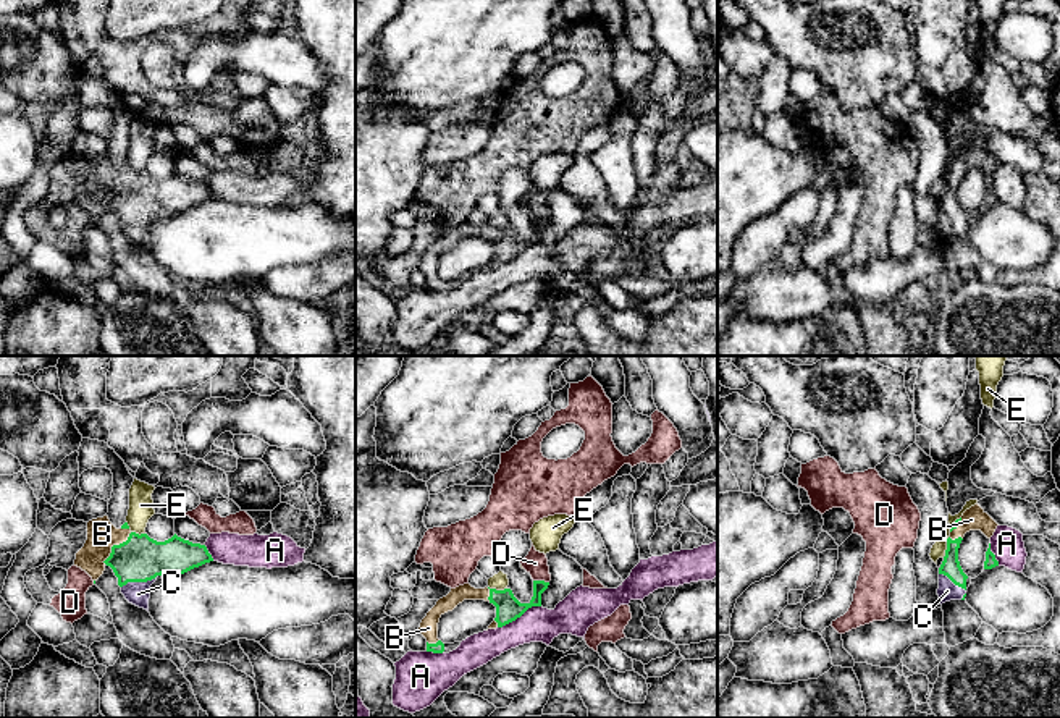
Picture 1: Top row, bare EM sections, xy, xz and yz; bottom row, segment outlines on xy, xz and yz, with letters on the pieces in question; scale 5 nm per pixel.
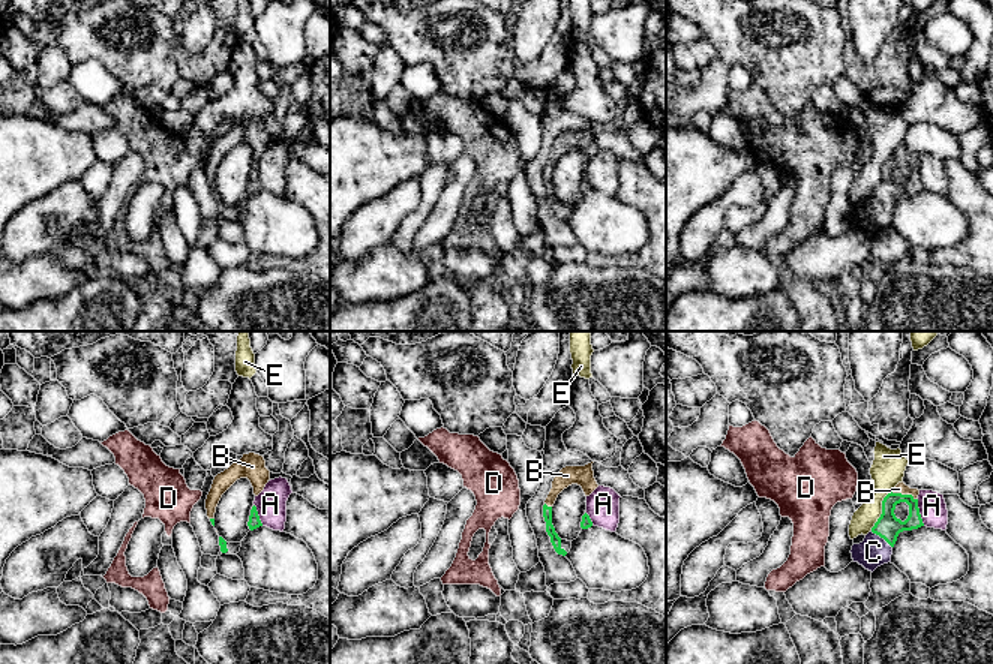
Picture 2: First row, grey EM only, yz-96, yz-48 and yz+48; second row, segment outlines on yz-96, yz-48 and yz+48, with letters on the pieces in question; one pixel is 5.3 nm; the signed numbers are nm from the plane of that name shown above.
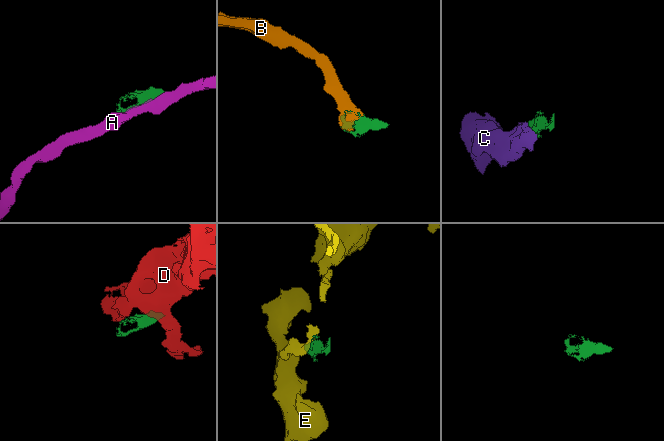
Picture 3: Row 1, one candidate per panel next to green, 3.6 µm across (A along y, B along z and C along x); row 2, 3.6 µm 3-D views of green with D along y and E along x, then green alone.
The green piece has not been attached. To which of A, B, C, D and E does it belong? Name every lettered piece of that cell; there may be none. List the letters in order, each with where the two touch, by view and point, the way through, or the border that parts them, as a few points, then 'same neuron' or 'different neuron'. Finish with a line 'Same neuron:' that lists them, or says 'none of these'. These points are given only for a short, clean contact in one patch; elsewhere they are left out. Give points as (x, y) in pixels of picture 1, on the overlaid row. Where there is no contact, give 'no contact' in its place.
A: meets green in xz at (519, 616); different neuron
B: meets green in xy at (113, 545); same neuron
C: meets green in xy at (139, 581); same neuron
D: meets green in xz at (542, 581); different neuron
E: meets green in yz at (947, 547); border along yz (949, 537), (942, 557); different neuron
Same neuron: B, C

